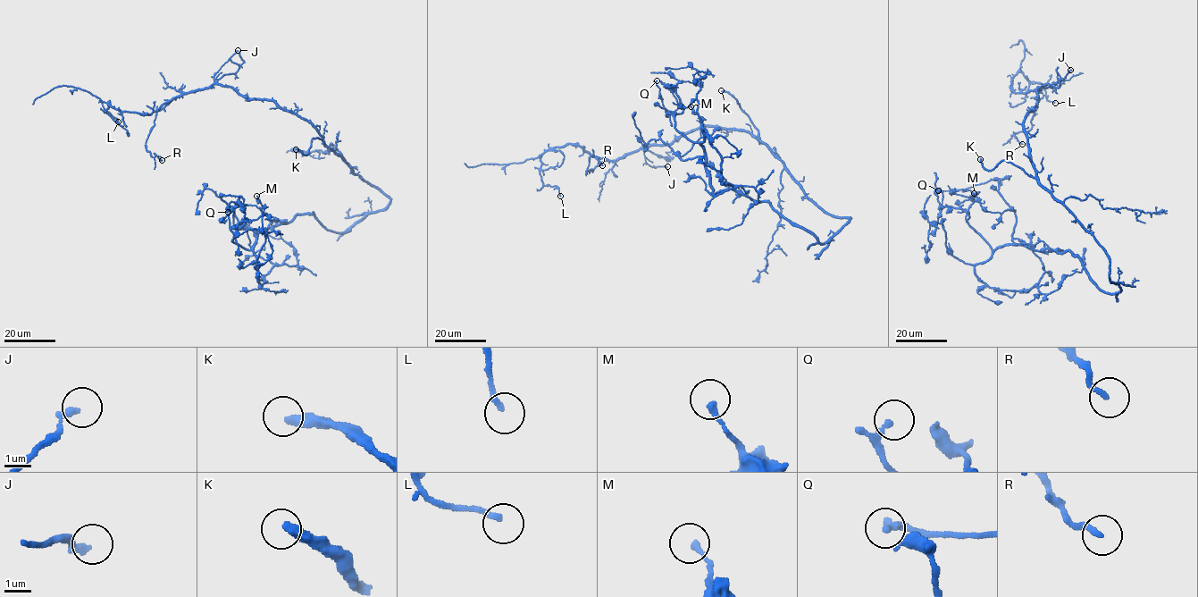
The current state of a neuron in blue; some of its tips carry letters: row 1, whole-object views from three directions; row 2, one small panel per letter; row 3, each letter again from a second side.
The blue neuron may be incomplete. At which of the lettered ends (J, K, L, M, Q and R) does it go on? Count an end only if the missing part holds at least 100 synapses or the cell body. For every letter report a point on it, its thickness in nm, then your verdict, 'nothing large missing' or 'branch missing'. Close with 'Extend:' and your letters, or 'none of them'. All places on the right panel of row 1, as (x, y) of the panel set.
J: (1070, 70) | 260 nm | nothing large missing
K: (980, 159) | 360 nm | branch missing
L: (1055, 103) | 200 nm | nothing large missing
M: (974, 193) | 200 nm | nothing large missing
Q: (938, 190) | 140 nm | nothing large missing
R: (1022, 144) | 200 nm | nothing large missing
Extend: K

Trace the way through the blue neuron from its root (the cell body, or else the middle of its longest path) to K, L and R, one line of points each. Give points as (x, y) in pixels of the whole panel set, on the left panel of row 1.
K: (381, 191), (354, 172), (342, 156), (318, 138), (313, 138), (308, 154), (305, 155), (296, 149)
L: (381, 191), (308, 121), (230, 87), (183, 93), (148, 114), (108, 104), (104, 111), (118, 121)
R: (381, 191), (308, 121), (217, 84), (176, 96), (157, 112), (146, 146), (162, 160)

